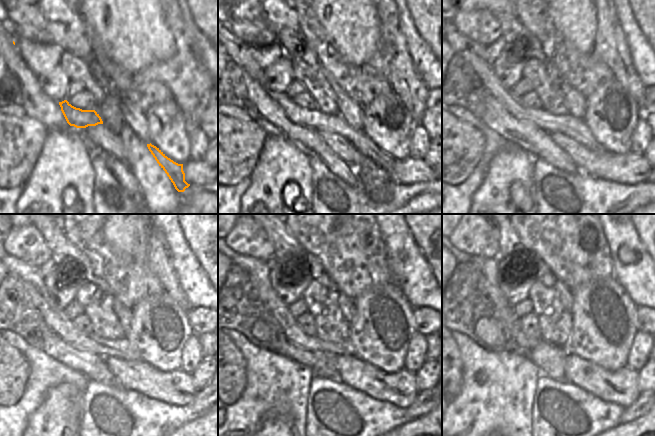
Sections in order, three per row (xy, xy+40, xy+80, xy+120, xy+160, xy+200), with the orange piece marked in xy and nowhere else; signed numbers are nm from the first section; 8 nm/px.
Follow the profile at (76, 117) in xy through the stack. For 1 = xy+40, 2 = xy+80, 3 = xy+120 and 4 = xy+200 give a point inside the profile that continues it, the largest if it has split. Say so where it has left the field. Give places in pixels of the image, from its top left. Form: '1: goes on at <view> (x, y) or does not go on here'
1: goes on at xy+40 (238, 51)
2: goes on at xy+80 (575, 128)
3: goes on at xy+120 (54, 317)
4: goes on at xy+200 (508, 318)

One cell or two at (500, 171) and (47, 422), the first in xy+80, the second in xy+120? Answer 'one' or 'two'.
one

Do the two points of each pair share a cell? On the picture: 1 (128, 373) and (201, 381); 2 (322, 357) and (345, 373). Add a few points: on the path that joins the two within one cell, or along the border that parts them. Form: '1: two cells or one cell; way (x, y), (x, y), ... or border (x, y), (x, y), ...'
1: two cells; border (190, 374), (194, 386), (198, 390)
2: two cells; border (337, 356), (335, 363), (336, 377)

